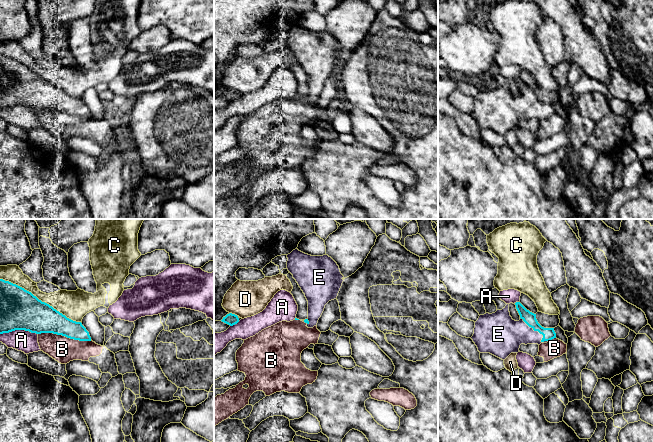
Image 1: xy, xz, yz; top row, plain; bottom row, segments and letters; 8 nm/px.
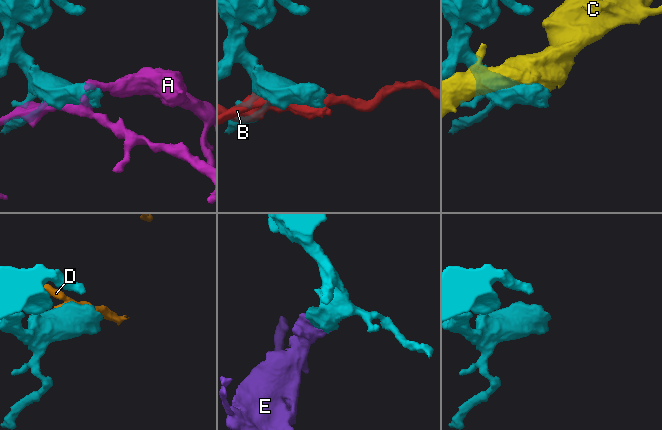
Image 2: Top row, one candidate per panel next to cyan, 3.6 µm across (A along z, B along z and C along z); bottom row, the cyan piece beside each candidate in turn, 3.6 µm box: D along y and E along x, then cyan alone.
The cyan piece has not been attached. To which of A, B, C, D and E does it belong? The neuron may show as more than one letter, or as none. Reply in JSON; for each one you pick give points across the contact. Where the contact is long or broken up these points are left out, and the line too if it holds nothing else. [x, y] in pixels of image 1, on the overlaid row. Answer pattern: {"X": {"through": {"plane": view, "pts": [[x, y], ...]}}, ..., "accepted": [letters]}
{"accepted": ["E"]}

